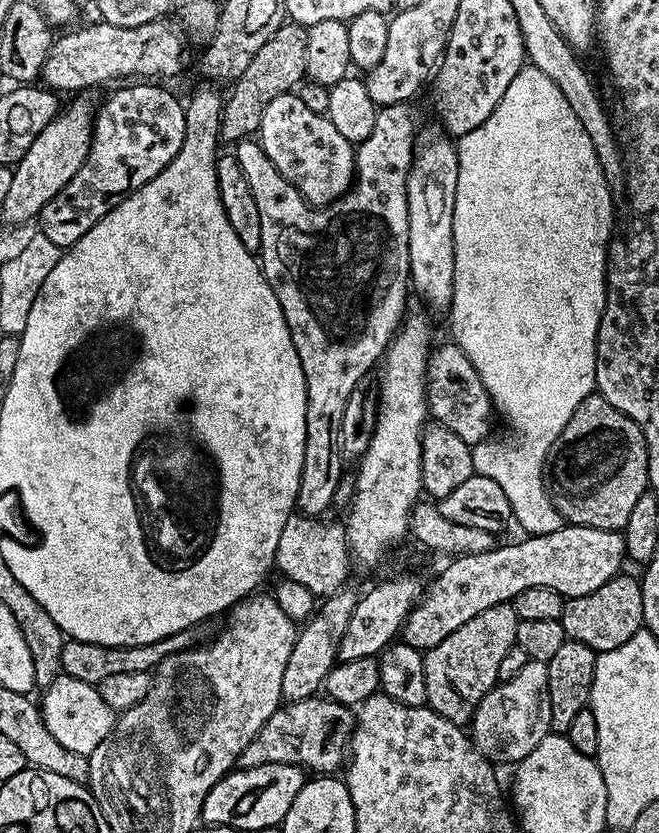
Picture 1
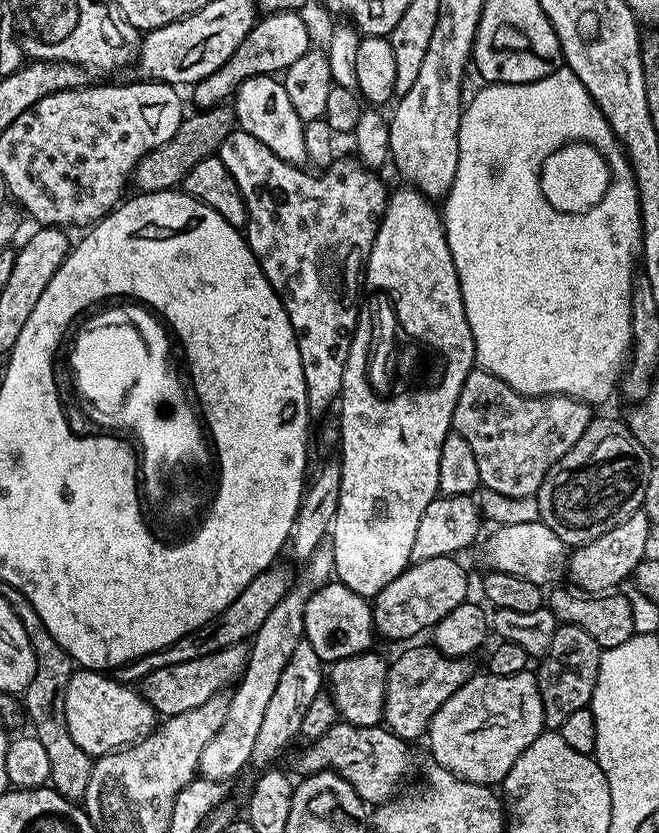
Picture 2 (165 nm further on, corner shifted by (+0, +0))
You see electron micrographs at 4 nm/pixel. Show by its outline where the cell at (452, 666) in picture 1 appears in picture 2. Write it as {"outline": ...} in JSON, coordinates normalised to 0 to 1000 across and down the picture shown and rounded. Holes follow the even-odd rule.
{"outline":[[[660,776],[619,778],[589,798],[581,868],[604,886],[628,891],[642,885],[665,852],[719,809],[709,791],[686,791]]]}

